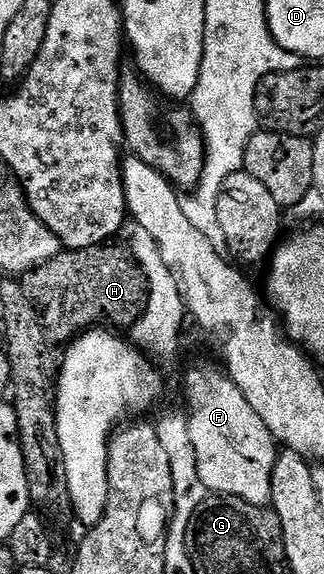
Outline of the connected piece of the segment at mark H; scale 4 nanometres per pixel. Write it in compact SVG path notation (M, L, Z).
M107 242L94 247L64 250L48 263L23 273L20 283L25 297L32 302L36 310L45 338L52 346L67 345L85 331L107 328L110 330L128 330L134 326L144 311L147 300L148 280L141 275L138 261L125 245Z

